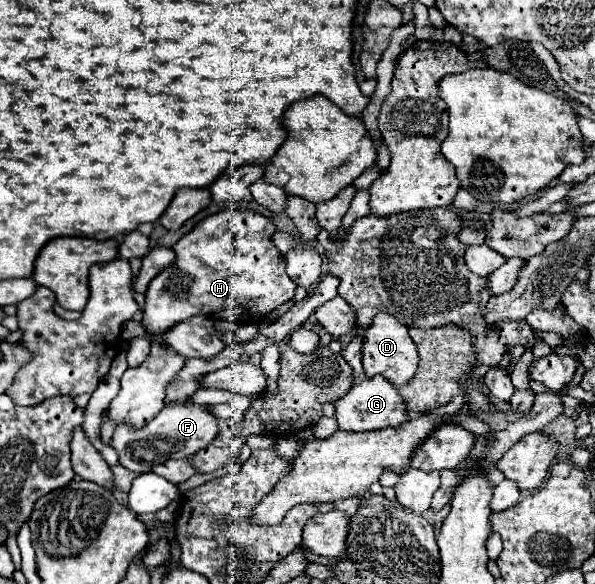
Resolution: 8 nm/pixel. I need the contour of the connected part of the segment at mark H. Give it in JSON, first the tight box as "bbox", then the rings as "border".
{"bbox":[143,210,295,342],"border":[[[223,210],[205,220],[201,220],[191,232],[187,232],[175,246],[177,260],[173,266],[165,268],[147,288],[145,308],[143,308],[143,326],[147,330],[147,338],[151,342],[161,342],[161,334],[171,330],[177,322],[183,322],[191,316],[209,316],[209,318],[225,318],[227,322],[237,320],[253,320],[241,324],[257,324],[269,312],[289,302],[295,294],[295,284],[285,274],[285,258],[273,246],[271,236],[275,226],[269,218],[251,212],[251,210]]]}

